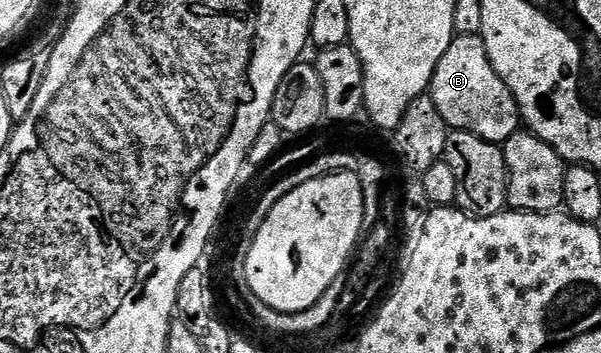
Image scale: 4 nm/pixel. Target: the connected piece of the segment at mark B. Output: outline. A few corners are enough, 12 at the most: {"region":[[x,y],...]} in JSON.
{"region":[[479,35],[455,36],[428,95],[451,129],[519,132]]}

